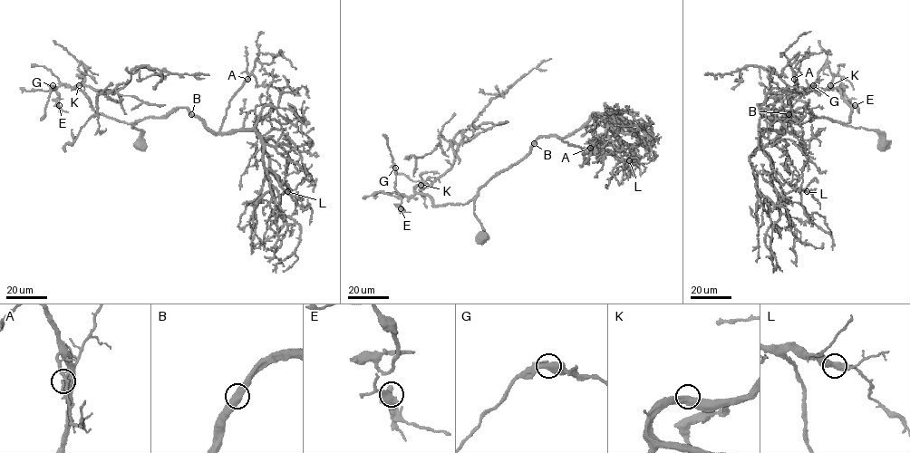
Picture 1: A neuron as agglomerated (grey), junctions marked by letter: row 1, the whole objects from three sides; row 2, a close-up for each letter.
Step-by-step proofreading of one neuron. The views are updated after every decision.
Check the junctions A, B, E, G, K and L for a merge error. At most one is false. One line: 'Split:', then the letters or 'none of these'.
Split: none of these

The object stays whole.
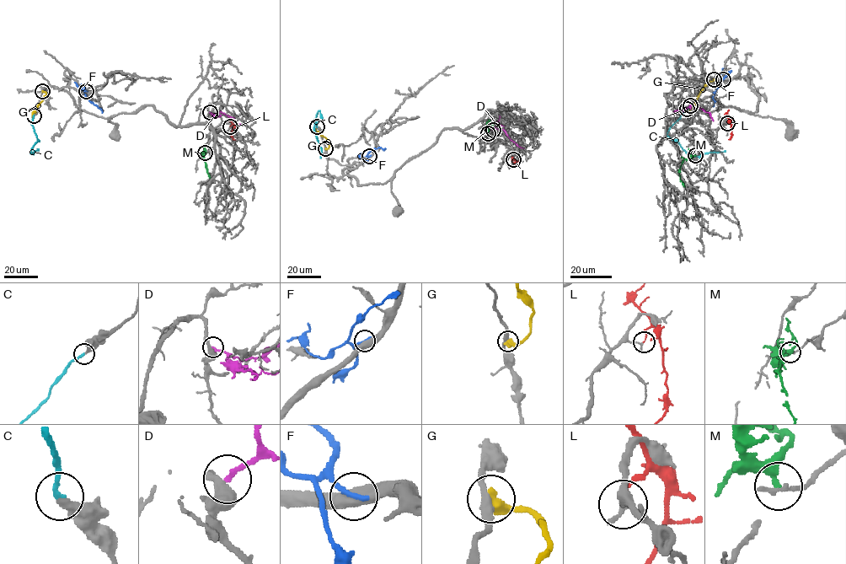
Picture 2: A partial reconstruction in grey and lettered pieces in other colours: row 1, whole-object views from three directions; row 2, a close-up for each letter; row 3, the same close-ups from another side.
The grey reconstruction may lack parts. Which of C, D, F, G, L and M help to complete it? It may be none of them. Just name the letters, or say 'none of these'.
C

